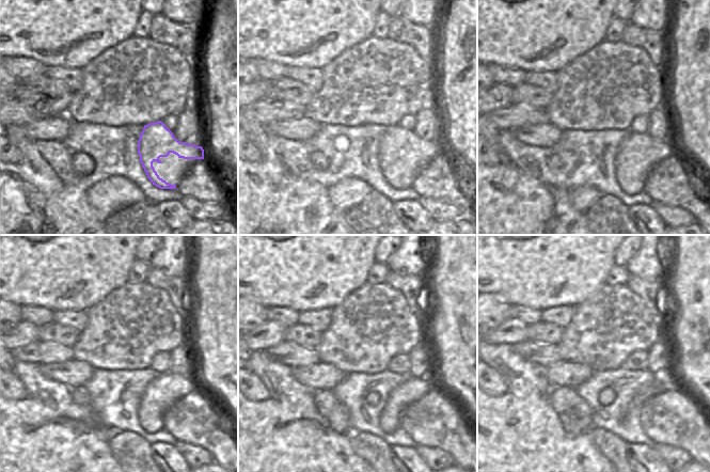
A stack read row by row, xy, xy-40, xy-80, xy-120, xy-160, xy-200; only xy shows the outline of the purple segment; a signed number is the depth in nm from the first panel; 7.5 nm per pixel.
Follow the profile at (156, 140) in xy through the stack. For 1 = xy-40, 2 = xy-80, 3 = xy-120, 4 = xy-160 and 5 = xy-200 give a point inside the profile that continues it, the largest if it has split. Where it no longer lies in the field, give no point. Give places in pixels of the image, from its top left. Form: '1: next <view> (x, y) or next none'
1: next xy-40 (396, 141)
2: next xy-80 (635, 145)
3: next xy-120 (147, 415)
4: next xy-160 (389, 420)
5: next xy-200 (662, 382)

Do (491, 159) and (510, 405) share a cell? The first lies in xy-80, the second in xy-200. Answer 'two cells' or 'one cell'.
two cells

